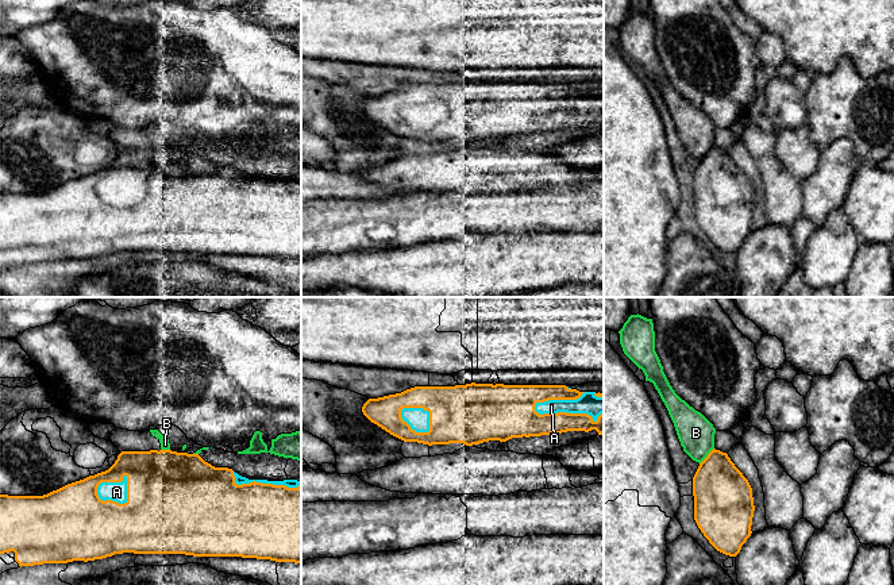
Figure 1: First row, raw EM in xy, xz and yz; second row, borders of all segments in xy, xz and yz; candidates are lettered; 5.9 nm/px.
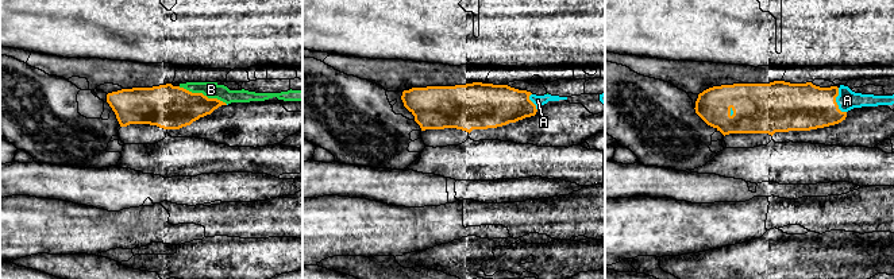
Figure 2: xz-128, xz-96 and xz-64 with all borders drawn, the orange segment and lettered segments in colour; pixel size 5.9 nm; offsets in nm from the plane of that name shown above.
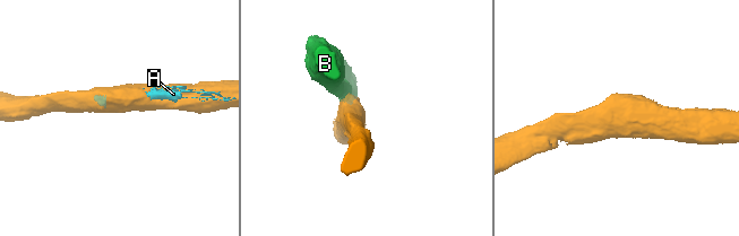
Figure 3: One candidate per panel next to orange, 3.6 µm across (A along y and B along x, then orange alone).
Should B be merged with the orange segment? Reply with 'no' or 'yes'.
no

